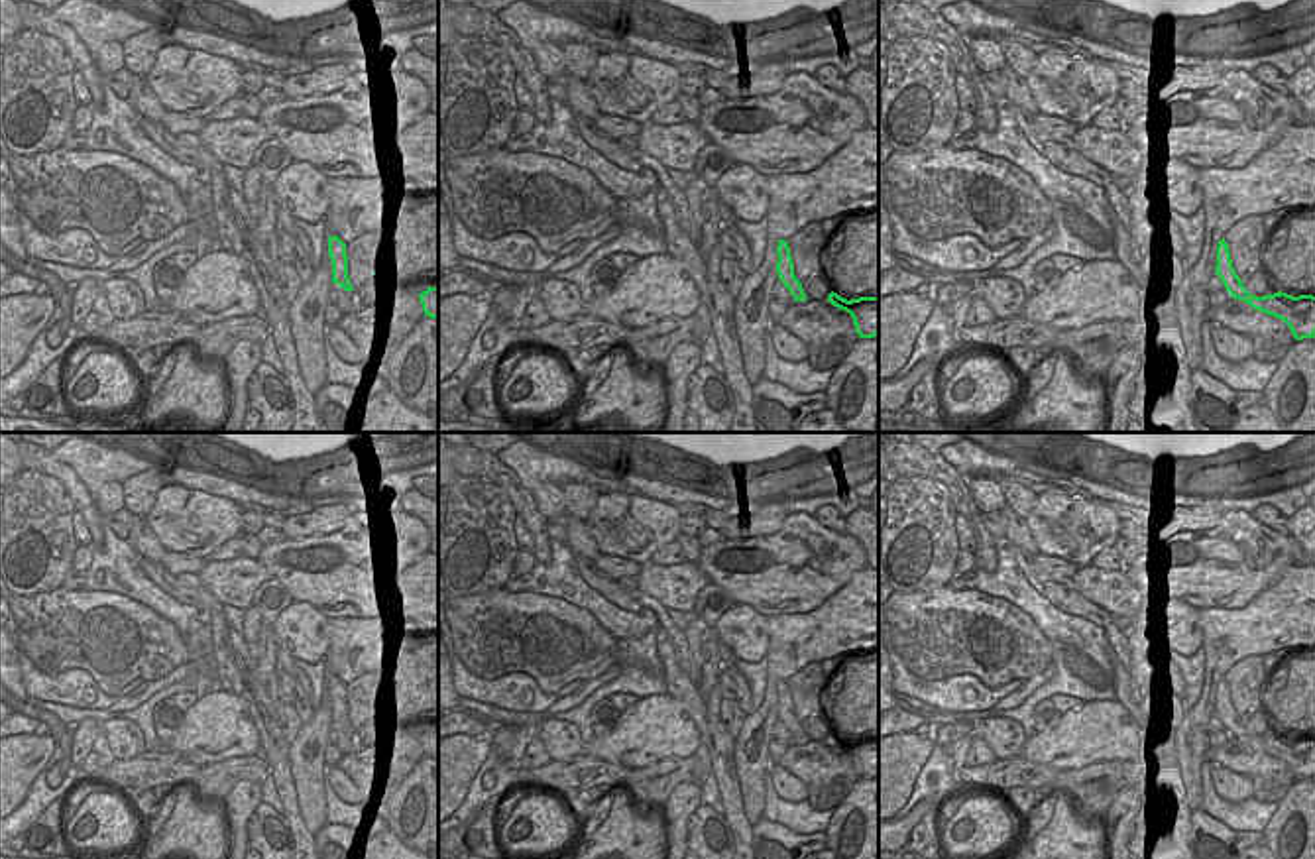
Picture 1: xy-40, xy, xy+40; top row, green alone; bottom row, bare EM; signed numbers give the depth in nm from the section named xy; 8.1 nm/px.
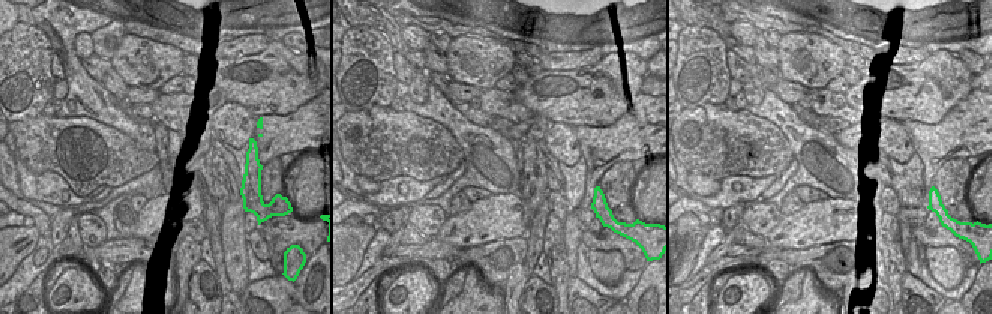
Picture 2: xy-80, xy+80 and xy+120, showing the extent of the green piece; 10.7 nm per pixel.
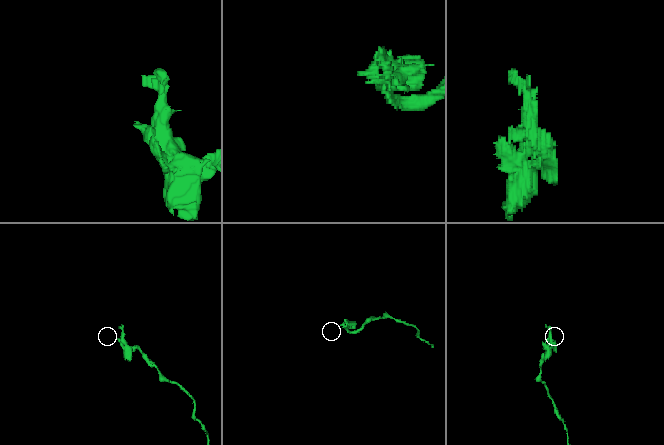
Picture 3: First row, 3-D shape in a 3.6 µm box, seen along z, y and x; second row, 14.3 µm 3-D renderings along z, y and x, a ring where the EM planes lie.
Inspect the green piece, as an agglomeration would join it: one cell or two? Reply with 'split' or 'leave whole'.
split

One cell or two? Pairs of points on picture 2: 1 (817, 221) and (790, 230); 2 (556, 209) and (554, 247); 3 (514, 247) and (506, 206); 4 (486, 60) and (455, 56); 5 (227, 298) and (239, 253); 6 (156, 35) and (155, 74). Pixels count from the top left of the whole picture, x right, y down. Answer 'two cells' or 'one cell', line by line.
1: one cell
2: two cells
3: two cells
4: one cell
5: two cells
6: two cells

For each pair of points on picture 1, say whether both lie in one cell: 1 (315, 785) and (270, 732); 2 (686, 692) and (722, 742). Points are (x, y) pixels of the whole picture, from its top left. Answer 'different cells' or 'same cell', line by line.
1: different cells
2: same cell

